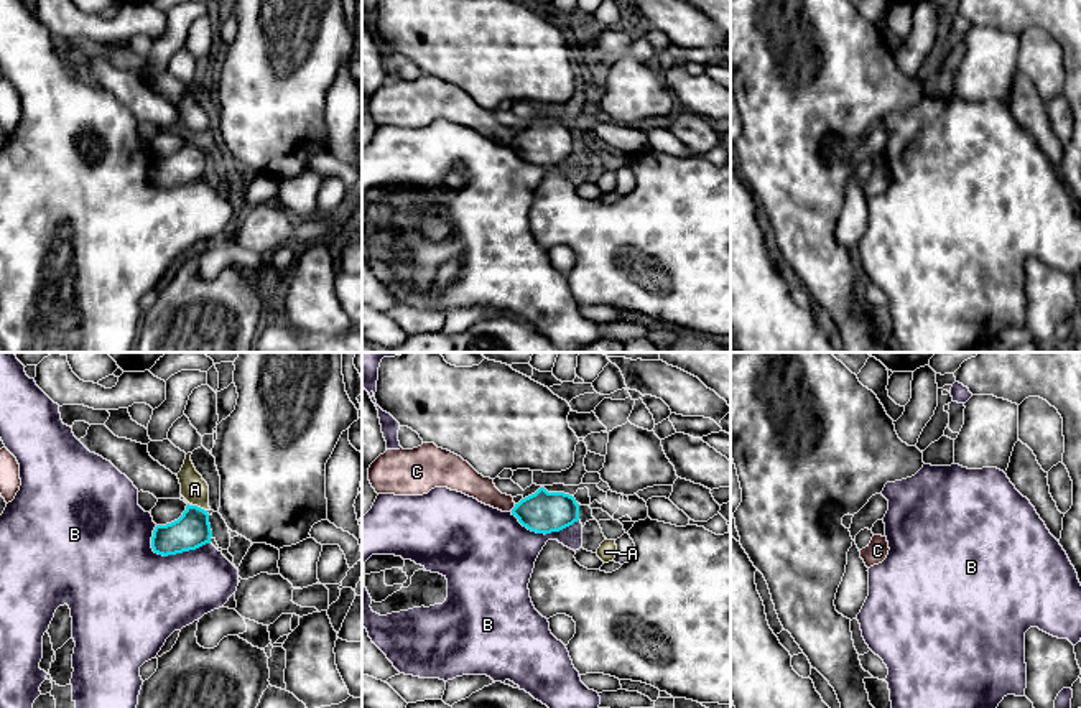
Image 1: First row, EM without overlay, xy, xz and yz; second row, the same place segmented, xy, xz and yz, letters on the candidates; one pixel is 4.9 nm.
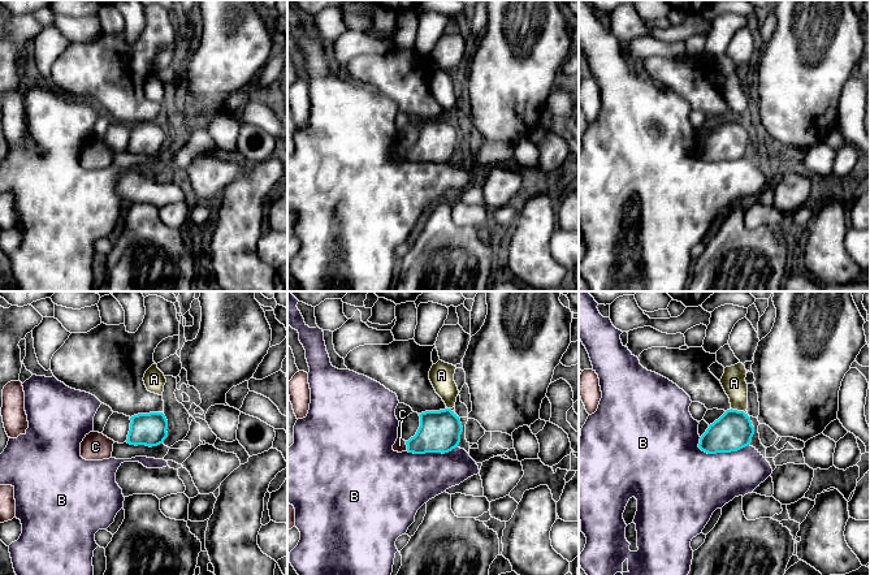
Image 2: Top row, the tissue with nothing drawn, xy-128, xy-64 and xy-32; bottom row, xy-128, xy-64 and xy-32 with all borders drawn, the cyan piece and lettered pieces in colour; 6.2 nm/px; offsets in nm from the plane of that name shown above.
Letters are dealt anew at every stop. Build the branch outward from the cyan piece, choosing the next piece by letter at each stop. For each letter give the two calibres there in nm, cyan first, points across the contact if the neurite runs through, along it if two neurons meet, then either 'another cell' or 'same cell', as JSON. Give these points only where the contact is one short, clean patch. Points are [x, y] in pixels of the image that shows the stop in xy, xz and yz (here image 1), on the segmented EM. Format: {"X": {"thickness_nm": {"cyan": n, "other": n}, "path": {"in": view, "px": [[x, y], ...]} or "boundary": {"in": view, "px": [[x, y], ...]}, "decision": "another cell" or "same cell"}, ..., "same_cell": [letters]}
{"A": {"thickness_nm": {"cyan": 180, "other": 140}, "decision": "another cell"}, "B": {"thickness_nm": {"cyan": 180, "other": 440}, "boundary": {"in": "xy", "px": [[150, 537], [150, 547], [163, 555], [194, 550], [209, 542]]}, "decision": "another cell"}, "C": {"thickness_nm": {"cyan": 200, "other": 120}, "boundary": {"in": "xz", "px": [[515, 504], [510, 511]]}, "decision": "another cell"}, "same_cell": []}

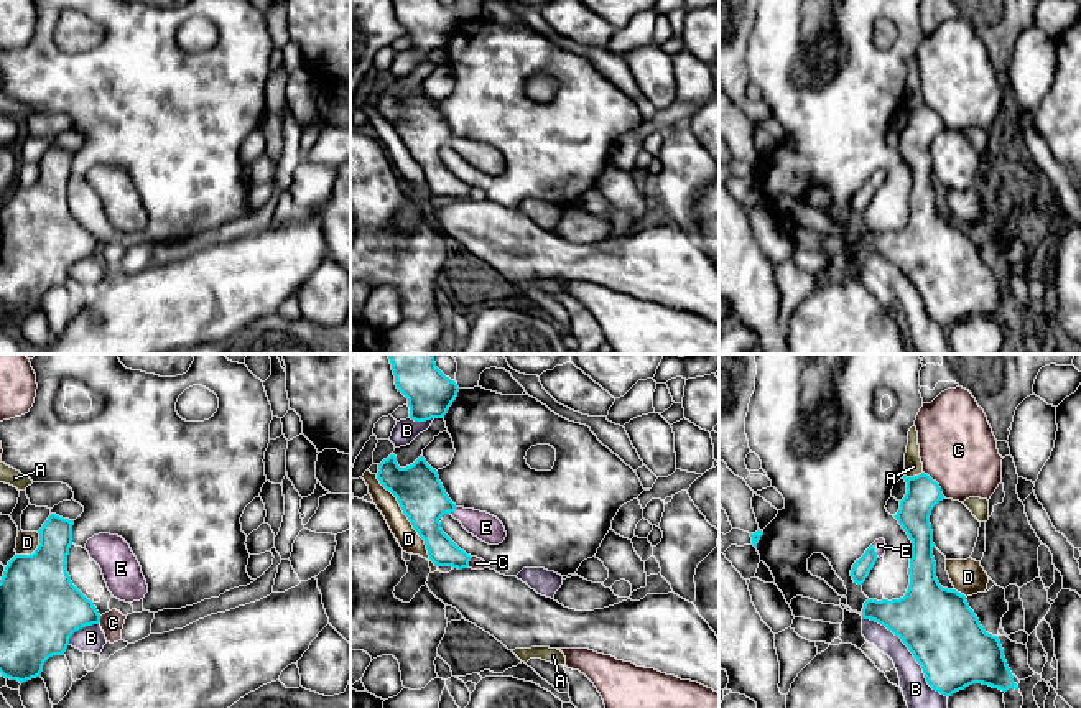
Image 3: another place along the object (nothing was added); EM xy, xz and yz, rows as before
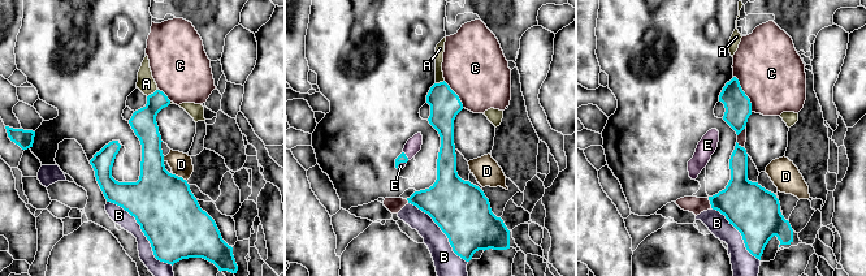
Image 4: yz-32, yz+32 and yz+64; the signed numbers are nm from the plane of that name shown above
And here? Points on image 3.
{"A": {"thickness_nm": {"cyan": 160, "other": 90}, "boundary": {"in": "yz", "px": [[922, 471], [904, 476]]}, "decision": "another cell"}, "B": {"thickness_nm": {"cyan": 360, "other": 140}, "decision": "another cell"}, "C": {"thickness_nm": {"cyan": 160, "other": 380}, "decision": "another cell"}, "D": {"thickness_nm": {"cyan": 220, "other": 110}, "decision": "another cell"}, "E": {"thickness_nm": {"cyan": 90, "other": 60}, "path": {"in": "yz", "px": [[861, 568], [876, 552], [879, 545]]}, "decision": "same cell"}, "same_cell": ["E"]}

